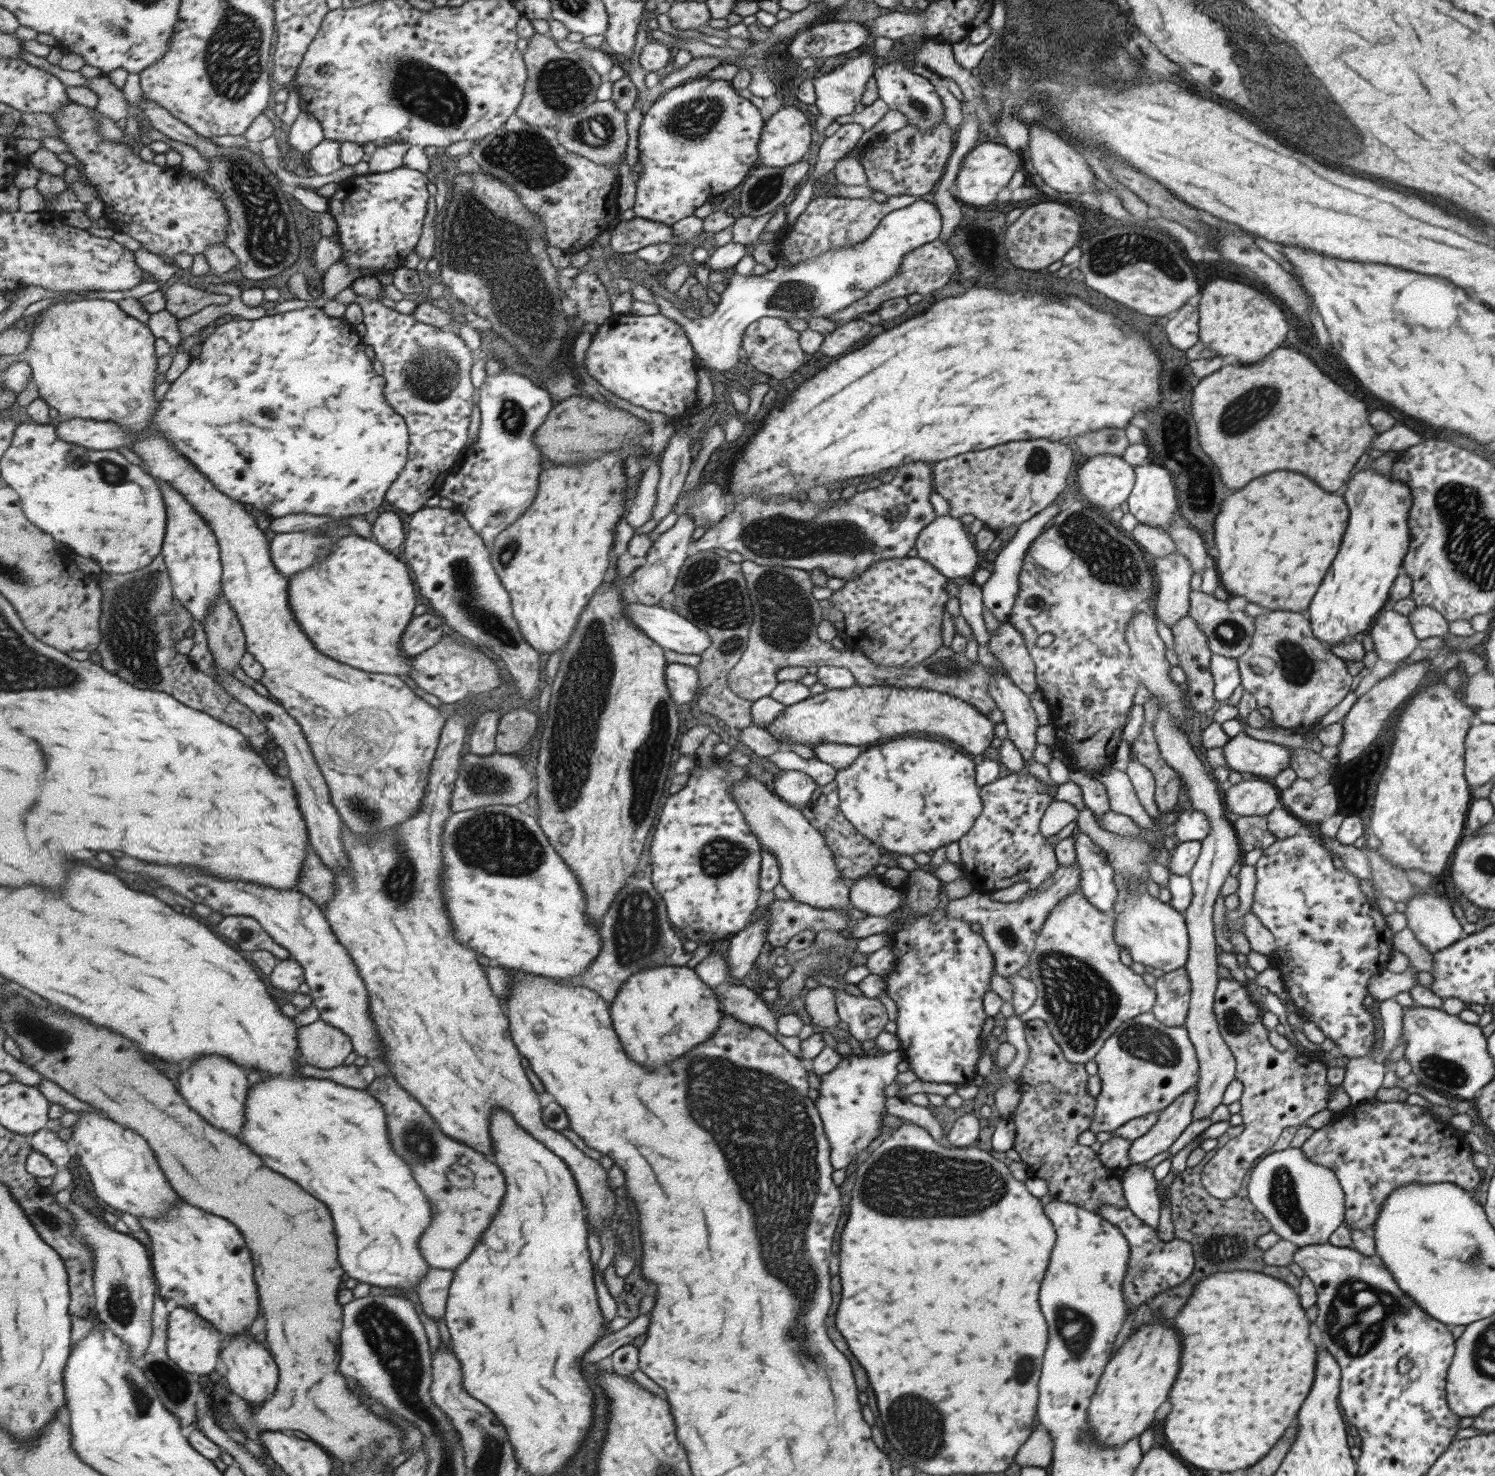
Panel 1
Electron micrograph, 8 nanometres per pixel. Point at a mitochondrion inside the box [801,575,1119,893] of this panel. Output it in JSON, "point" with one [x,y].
{"point":[943,669]}

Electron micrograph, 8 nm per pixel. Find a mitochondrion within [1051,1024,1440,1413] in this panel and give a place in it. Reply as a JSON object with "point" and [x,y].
{"point":[1355,1320]}

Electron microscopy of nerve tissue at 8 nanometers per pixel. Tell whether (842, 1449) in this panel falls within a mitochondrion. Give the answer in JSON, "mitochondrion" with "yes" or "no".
{"mitochondrion":"no"}

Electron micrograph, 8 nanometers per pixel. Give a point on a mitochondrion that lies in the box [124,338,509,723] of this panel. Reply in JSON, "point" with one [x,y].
{"point":[431,378]}

